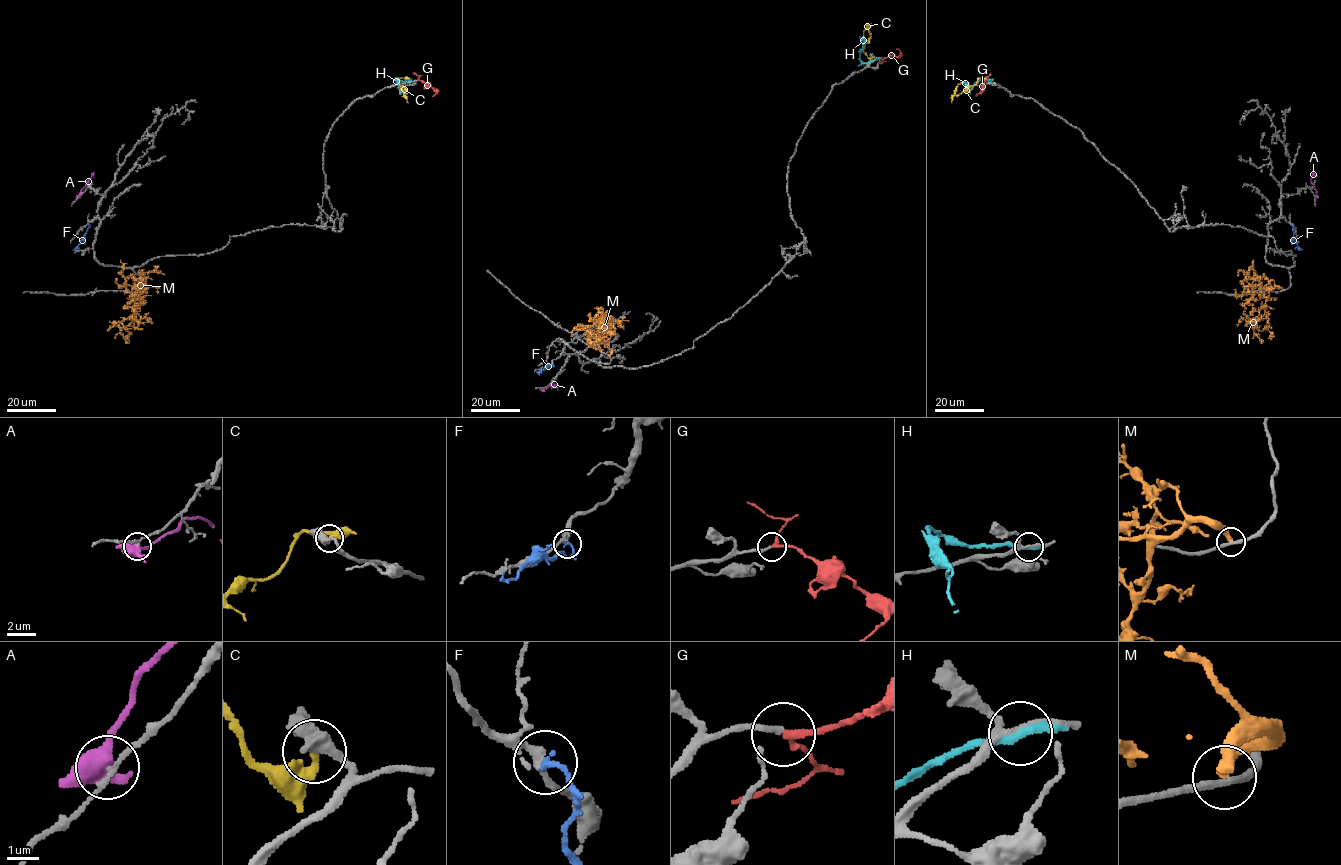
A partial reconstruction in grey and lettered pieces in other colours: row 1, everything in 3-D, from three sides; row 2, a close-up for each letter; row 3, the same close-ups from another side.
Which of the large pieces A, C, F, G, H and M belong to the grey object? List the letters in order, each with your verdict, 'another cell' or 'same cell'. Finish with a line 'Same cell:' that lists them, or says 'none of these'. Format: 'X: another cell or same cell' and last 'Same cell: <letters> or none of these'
A: another cell
C: another cell
F: another cell
G: same cell
H: another cell
M: another cell
Same cell: G

